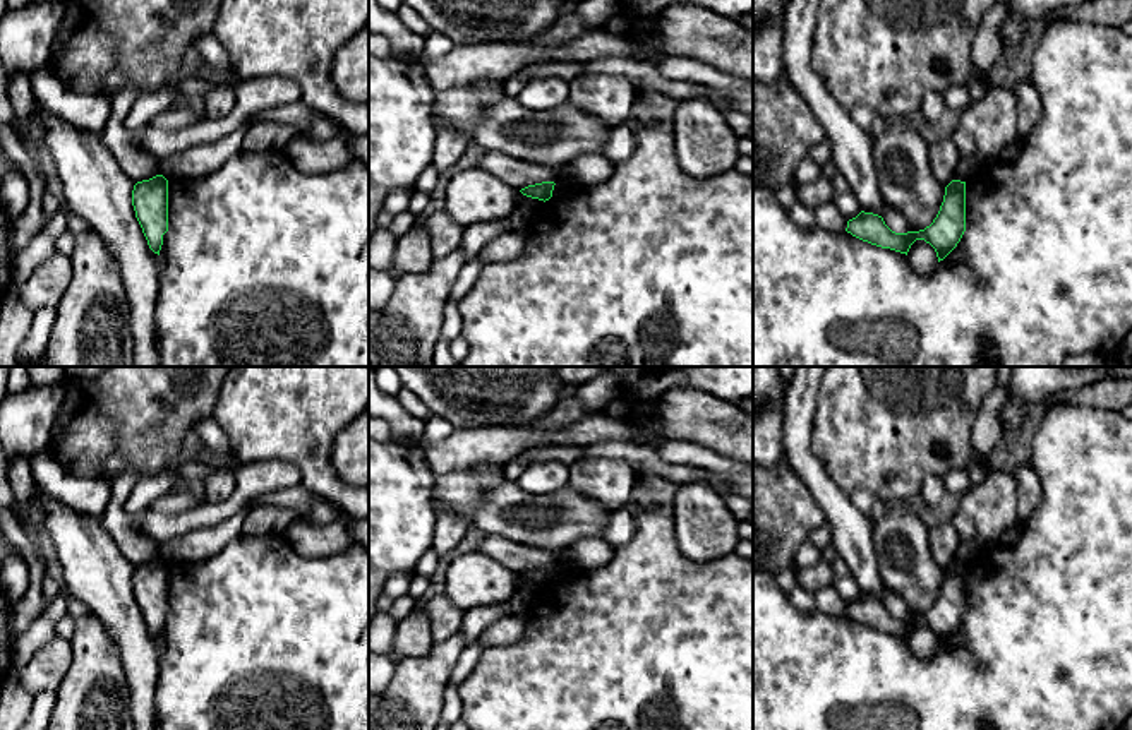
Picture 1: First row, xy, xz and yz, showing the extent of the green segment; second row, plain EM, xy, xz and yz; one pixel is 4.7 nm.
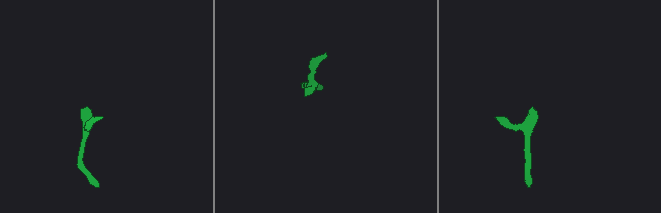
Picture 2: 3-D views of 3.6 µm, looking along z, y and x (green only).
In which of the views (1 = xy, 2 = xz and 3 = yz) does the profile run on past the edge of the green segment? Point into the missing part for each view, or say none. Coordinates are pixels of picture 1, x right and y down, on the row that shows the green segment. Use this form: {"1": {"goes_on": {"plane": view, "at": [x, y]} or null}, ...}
{"1": {"goes_on": null}, "2": {"goes_on": null}, "3": {"goes_on": null}}

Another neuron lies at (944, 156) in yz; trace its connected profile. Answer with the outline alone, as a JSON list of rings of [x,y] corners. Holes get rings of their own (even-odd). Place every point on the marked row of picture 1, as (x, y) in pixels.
[[[952,137],[930,144],[930,165],[933,168],[935,178],[942,187],[947,187],[952,180],[955,180],[954,175],[960,158],[962,156],[957,151]]]

